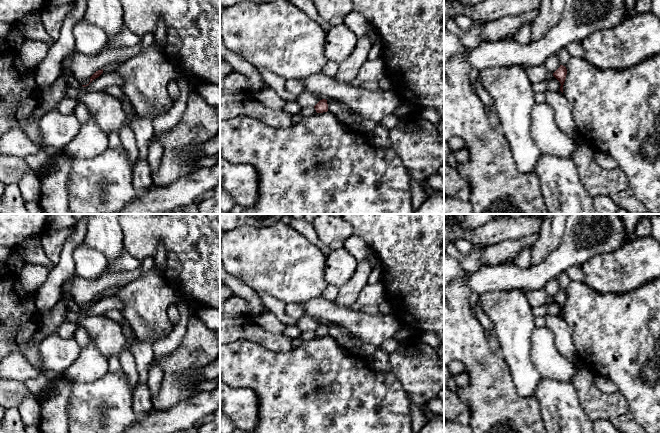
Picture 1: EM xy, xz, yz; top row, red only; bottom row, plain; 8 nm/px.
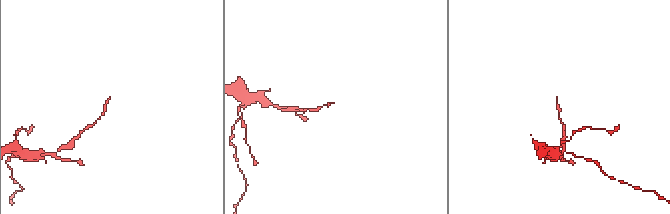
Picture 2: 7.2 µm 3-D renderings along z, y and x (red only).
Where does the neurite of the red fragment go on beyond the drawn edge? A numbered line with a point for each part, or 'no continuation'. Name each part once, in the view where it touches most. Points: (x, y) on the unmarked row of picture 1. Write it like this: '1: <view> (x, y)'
no continuation

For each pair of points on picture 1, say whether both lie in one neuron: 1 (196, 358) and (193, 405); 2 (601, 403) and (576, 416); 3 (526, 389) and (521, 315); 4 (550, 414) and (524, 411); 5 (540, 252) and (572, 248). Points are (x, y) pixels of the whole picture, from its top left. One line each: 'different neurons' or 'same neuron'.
1: different neurons
2: different neurons
3: same neuron
4: different neurons
5: different neurons

